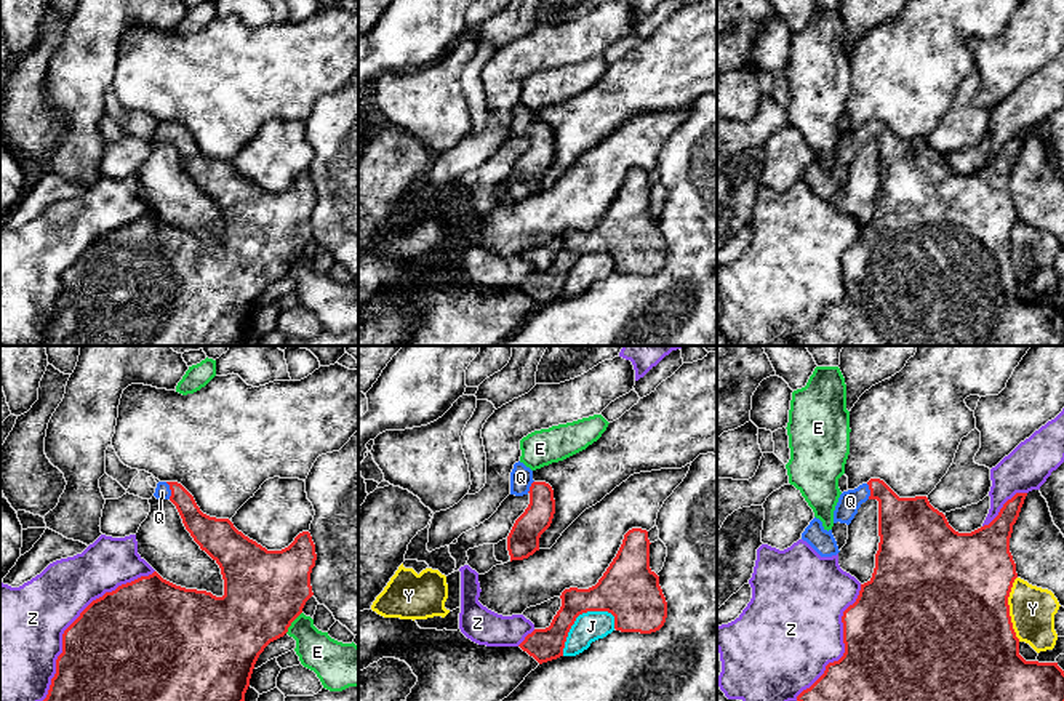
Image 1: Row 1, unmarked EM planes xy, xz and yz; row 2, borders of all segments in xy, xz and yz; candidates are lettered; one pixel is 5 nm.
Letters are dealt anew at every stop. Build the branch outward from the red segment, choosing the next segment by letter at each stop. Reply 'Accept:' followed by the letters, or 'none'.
Accept: Q

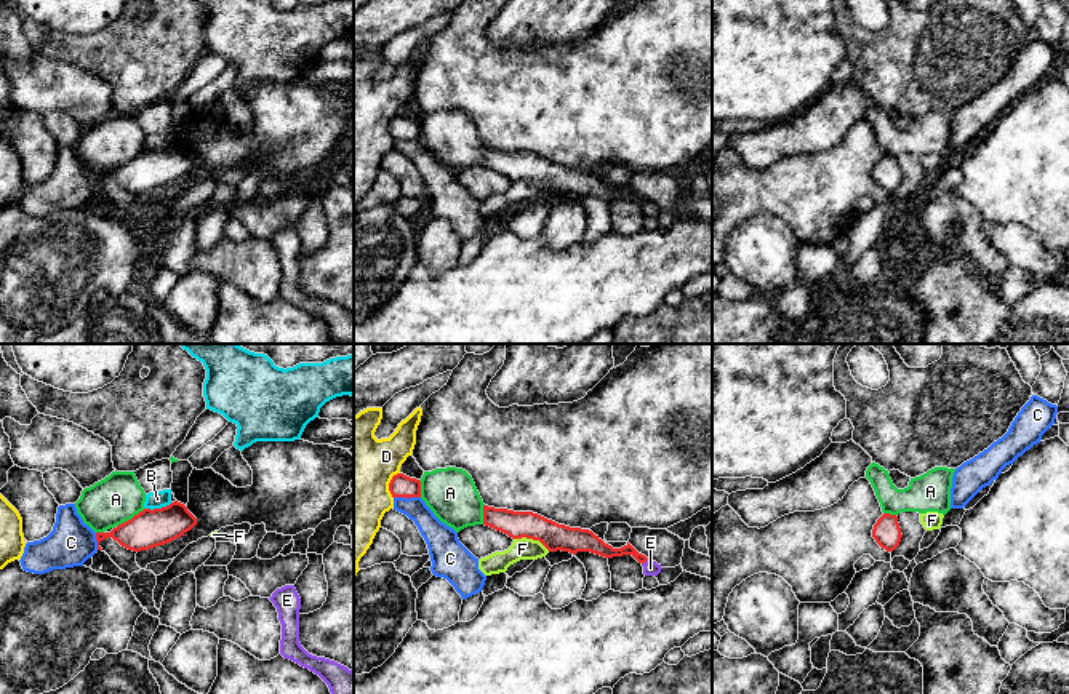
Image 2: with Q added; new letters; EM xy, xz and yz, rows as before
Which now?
Accept: none

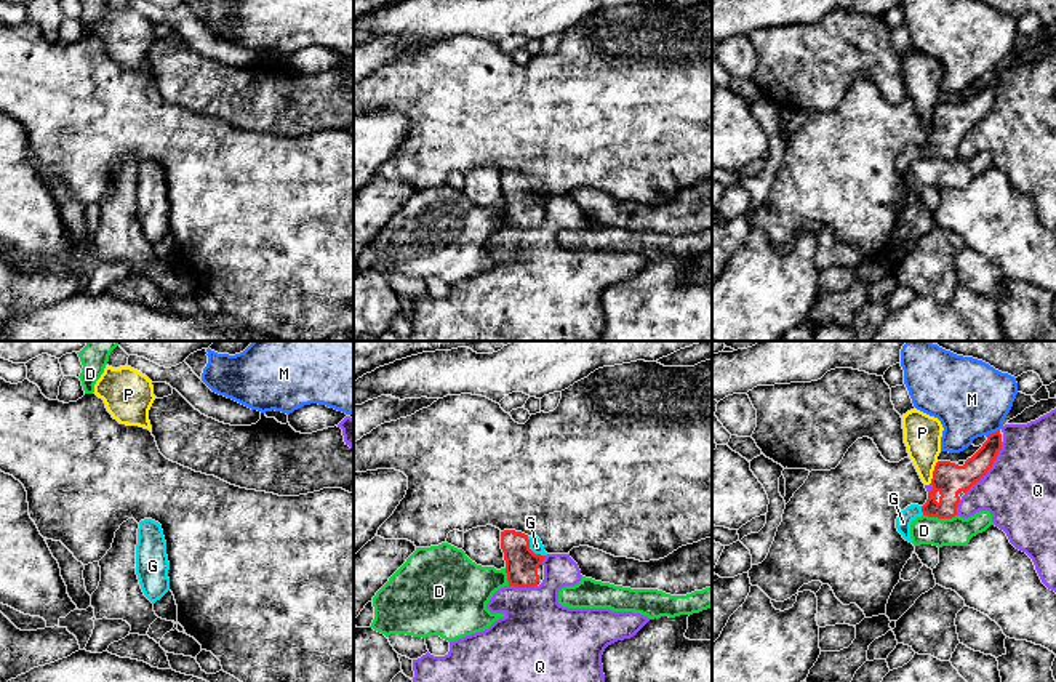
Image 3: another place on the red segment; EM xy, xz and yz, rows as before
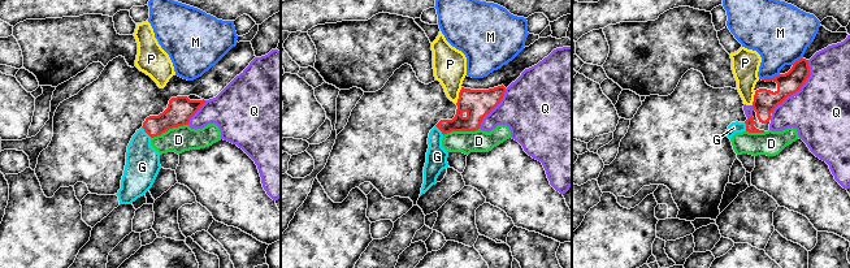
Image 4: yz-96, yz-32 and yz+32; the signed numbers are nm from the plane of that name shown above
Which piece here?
Accept: G

